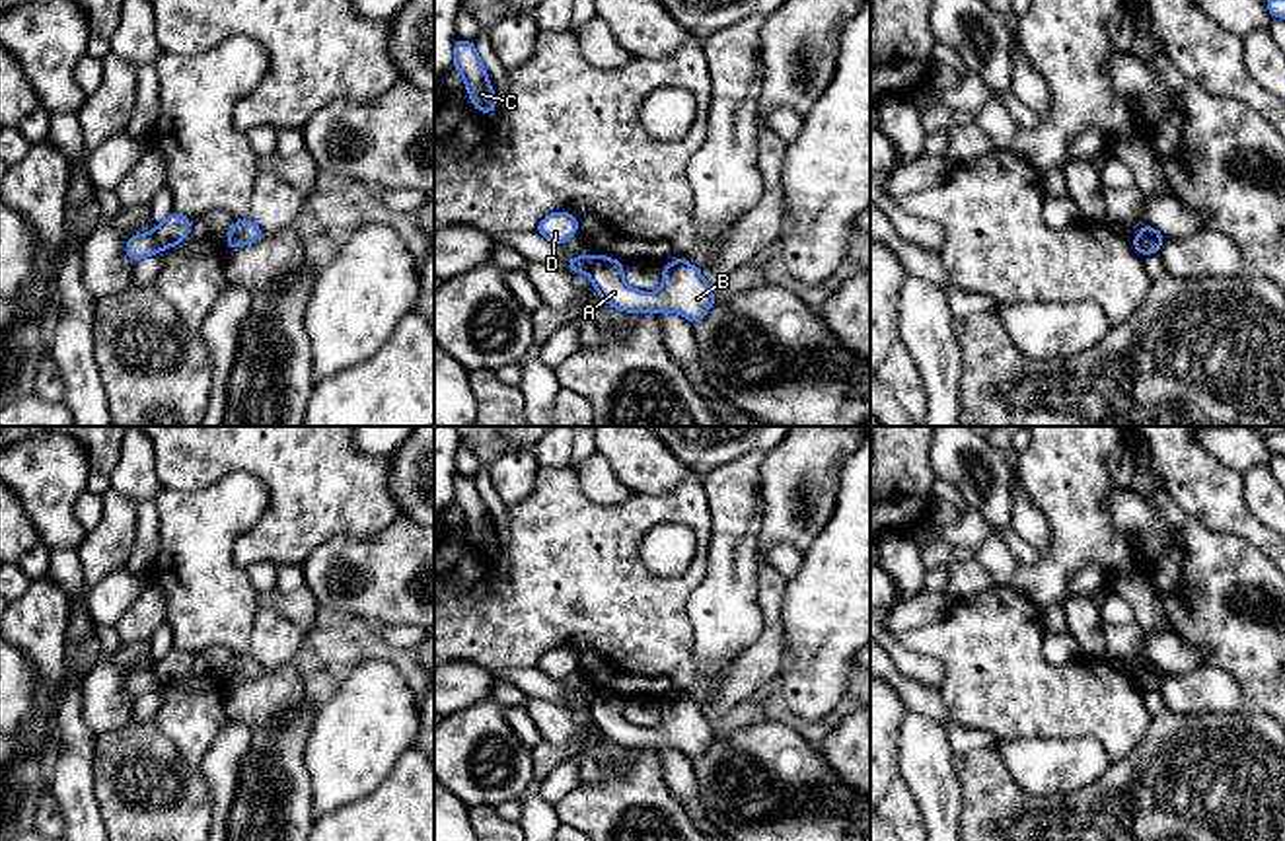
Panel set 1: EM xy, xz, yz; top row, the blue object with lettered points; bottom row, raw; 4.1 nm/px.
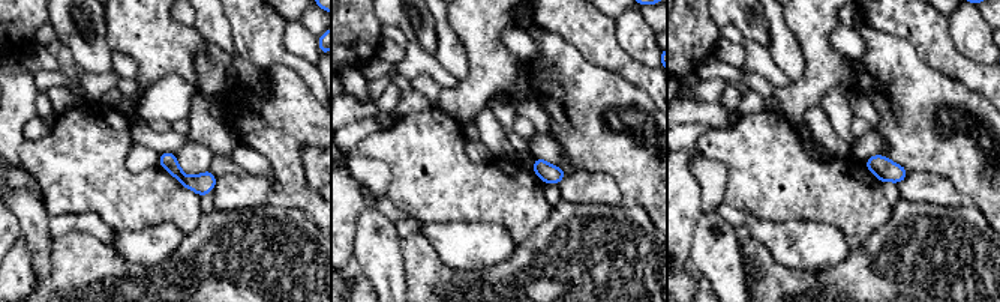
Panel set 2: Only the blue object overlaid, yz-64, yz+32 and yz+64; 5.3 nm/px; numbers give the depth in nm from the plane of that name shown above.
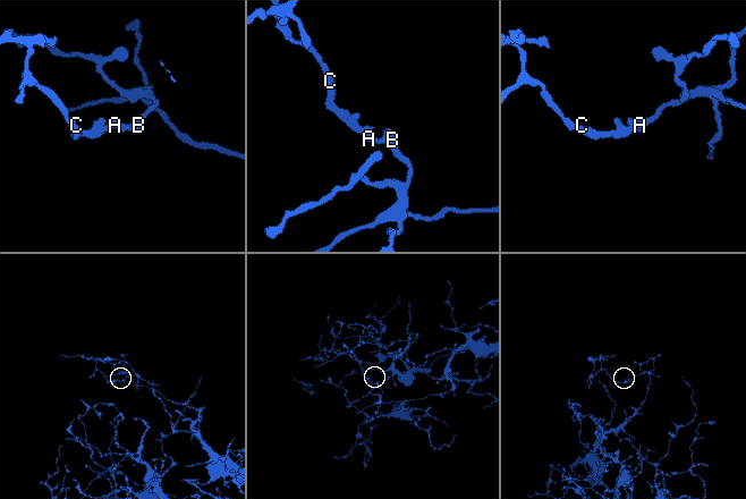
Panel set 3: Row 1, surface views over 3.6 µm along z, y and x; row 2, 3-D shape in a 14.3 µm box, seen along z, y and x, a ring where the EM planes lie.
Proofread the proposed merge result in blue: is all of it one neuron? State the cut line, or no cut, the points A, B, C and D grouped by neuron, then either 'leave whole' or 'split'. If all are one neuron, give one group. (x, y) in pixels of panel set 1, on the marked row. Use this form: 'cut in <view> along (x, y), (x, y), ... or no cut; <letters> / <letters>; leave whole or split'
cut in yz along (1139, 234), (1149, 236), (1159, 246); A B / C D; split

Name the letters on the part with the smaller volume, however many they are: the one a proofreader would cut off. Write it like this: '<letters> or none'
C, D

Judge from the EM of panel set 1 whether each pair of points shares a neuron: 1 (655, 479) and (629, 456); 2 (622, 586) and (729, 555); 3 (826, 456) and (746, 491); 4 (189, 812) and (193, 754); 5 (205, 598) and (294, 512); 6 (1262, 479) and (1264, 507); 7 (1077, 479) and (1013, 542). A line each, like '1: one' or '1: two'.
1: one
2: two
3: two
4: two
5: two
6: one
7: two

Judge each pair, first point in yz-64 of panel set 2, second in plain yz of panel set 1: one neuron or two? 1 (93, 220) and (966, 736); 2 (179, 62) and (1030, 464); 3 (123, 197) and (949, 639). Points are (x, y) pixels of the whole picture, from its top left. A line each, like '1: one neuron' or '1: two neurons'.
1: one neuron
2: one neuron
3: one neuron

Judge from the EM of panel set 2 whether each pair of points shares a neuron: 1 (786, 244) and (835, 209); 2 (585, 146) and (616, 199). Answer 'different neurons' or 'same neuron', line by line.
1: different neurons
2: different neurons

